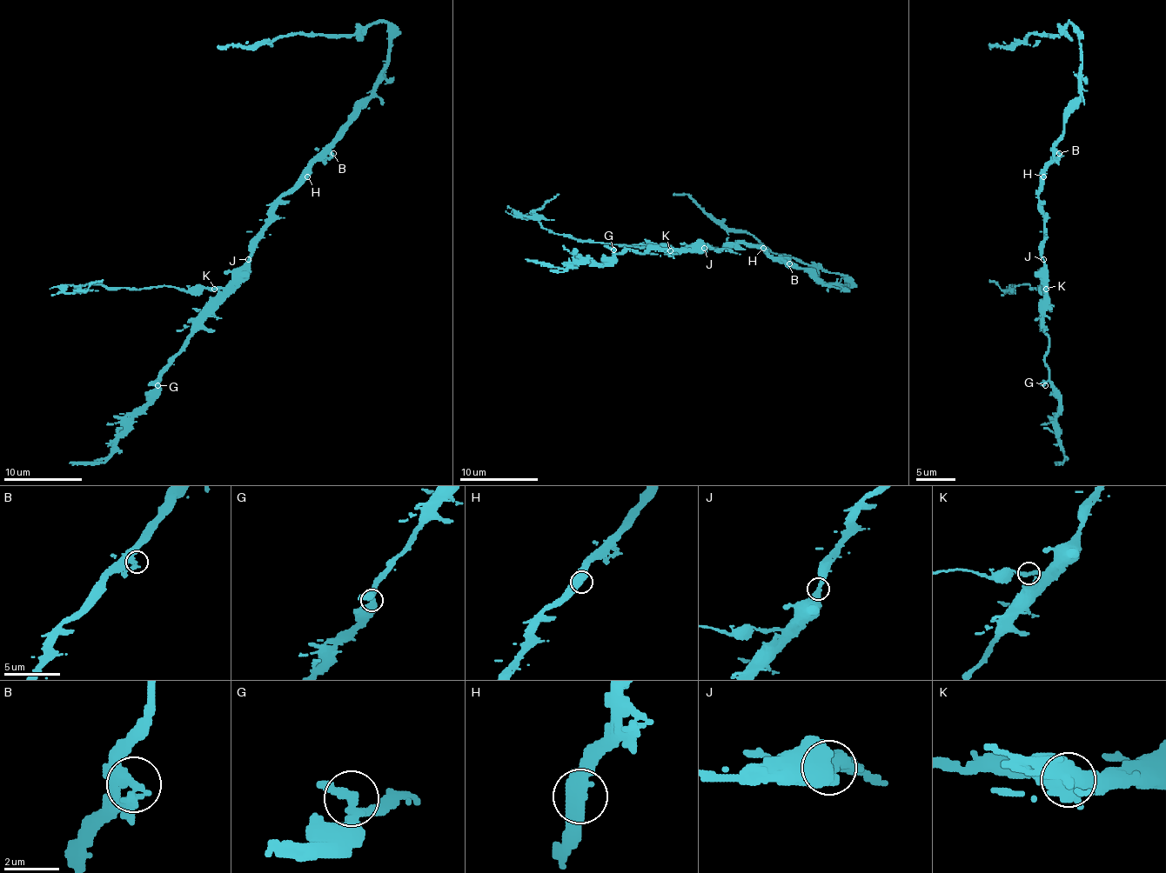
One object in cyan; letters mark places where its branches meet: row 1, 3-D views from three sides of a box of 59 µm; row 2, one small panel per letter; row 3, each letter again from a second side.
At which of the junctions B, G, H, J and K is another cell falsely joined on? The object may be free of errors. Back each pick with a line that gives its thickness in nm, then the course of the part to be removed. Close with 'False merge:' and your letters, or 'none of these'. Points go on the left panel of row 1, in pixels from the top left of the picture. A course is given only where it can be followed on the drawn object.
K: calibre 320 nm; course (215, 289), (181, 291), (167, 285), (126, 289), (92, 285), (78, 289), (86, 289), (102, 279)
False merge: K

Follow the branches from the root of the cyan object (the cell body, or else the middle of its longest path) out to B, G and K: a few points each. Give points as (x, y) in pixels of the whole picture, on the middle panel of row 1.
B: (757, 245), (771, 257), (780, 257), (789, 263)
G: (757, 245), (732, 243), (727, 248), (651, 248), (645, 254), (631, 249), (617, 254), (613, 249)
K: (757, 245), (732, 243), (727, 248), (706, 245), (671, 249)

